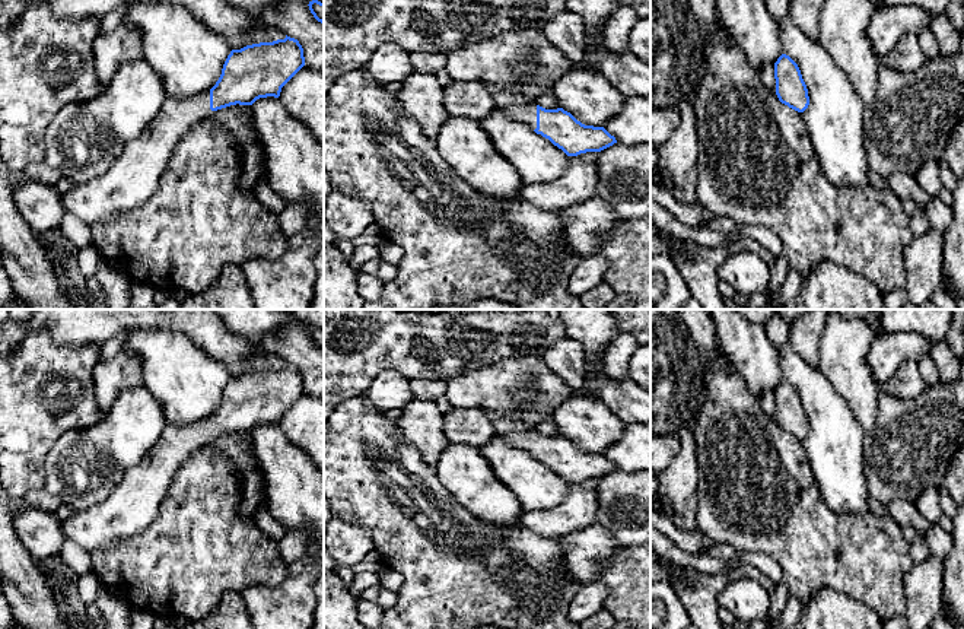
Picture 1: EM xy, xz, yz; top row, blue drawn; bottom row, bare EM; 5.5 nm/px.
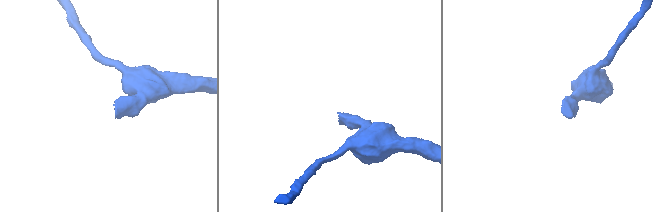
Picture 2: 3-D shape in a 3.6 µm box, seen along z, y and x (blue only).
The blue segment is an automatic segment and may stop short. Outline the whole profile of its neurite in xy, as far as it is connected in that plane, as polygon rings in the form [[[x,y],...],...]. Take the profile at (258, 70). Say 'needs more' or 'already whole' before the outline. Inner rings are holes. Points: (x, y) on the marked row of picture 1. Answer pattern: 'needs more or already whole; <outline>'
needs more; [[[287,35],[284,39],[232,50],[219,80],[209,92],[185,99],[166,98],[150,124],[127,143],[121,156],[104,174],[63,194],[64,207],[89,225],[114,222],[123,210],[143,204],[156,191],[175,146],[188,130],[217,109],[236,104],[252,105],[257,99],[267,96],[279,98],[281,88],[303,66],[302,45]]]

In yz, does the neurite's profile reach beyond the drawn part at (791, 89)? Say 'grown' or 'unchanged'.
unchanged

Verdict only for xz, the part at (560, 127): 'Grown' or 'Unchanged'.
Grown

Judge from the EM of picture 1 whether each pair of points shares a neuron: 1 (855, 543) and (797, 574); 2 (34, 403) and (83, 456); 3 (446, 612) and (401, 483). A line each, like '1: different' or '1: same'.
1: same
2: different
3: same

